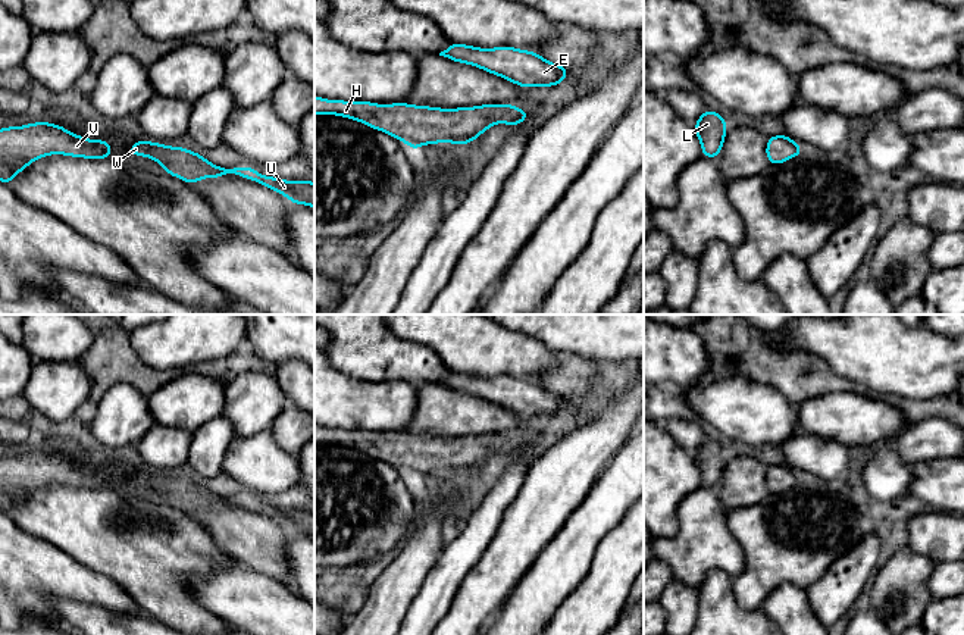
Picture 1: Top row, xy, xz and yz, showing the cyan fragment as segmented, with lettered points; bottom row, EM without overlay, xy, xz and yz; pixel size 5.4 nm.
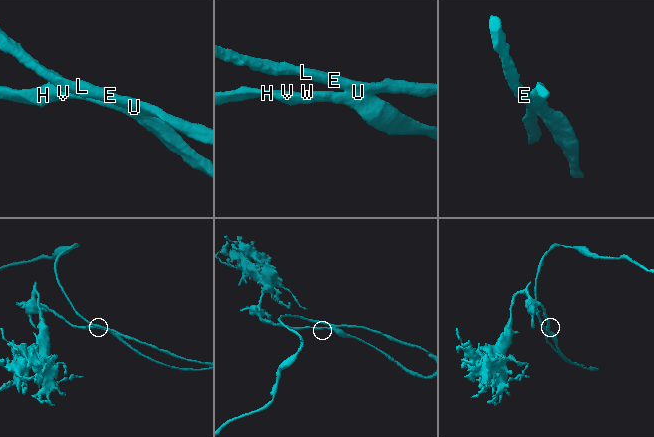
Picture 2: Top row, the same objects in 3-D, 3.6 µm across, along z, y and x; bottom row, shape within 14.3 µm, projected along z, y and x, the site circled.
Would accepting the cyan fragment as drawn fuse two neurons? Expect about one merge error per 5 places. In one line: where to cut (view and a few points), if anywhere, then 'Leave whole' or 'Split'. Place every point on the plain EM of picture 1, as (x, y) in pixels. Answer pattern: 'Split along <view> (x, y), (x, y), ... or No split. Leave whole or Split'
No split. Leave whole

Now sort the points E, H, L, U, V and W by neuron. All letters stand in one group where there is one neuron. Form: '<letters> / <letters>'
E H L U V W

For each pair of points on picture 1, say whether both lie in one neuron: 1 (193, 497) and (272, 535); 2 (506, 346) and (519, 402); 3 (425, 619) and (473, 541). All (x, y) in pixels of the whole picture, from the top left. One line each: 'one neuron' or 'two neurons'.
1: one neuron
2: two neurons
3: one neuron

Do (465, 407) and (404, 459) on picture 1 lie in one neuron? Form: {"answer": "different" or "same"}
{"answer": "same"}

